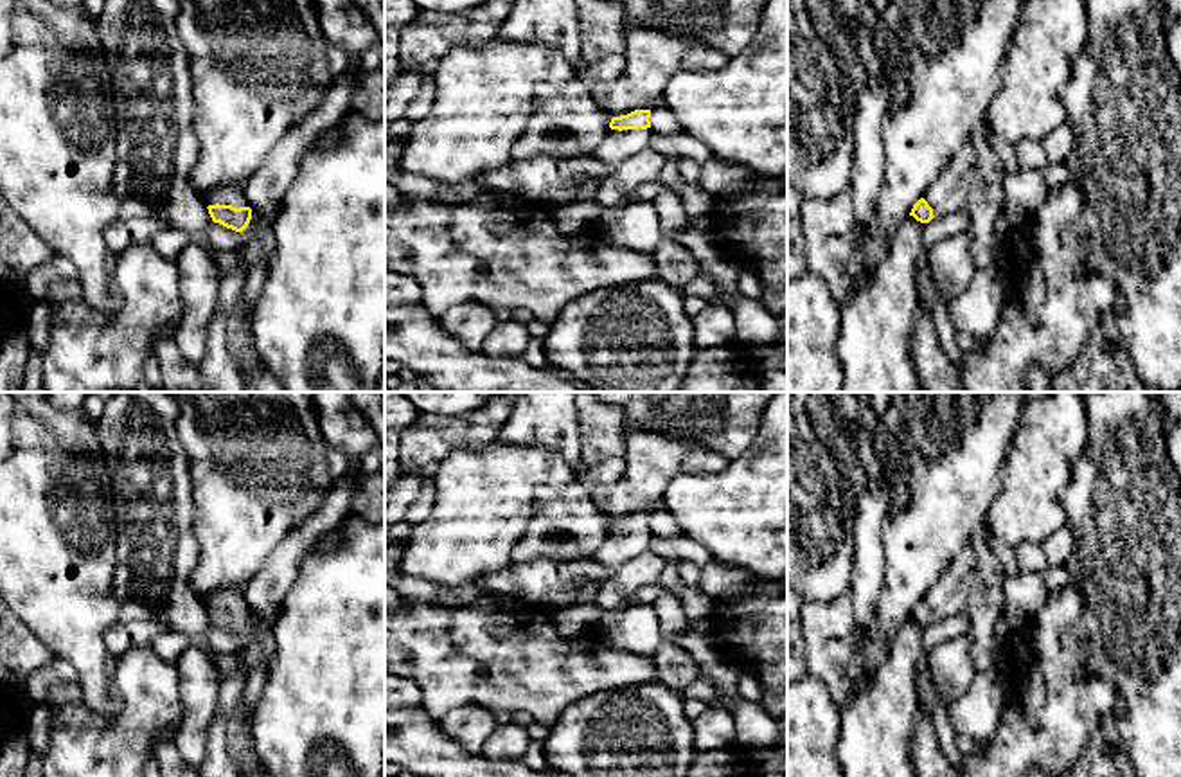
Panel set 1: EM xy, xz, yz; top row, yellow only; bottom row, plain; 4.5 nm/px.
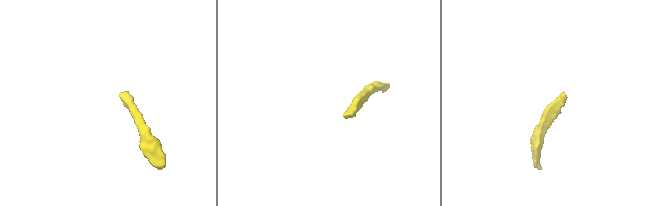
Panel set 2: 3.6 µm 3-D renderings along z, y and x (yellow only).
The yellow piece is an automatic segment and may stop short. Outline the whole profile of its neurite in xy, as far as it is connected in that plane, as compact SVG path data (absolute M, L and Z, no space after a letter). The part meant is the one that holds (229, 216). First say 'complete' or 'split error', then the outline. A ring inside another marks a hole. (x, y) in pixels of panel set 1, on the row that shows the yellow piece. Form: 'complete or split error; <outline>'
split error; M223 185L201 192L207 203L209 214L214 223L219 223L235 232L243 232L250 219L252 209L244 196L243 185Z

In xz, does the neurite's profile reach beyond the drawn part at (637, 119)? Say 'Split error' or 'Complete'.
Split error

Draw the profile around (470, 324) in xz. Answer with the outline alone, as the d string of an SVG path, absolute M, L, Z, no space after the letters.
M467 302L453 306L439 317L442 329L469 351L482 351L484 340L496 326L496 313L487 306Z

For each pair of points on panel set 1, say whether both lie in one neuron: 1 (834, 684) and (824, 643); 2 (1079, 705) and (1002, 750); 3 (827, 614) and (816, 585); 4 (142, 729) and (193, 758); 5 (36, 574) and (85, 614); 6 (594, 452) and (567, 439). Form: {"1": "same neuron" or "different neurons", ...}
{"1": "same neuron", "2": "same neuron", "3": "different neurons", "4": "different neurons", "5": "same neuron", "6": "different neurons"}

